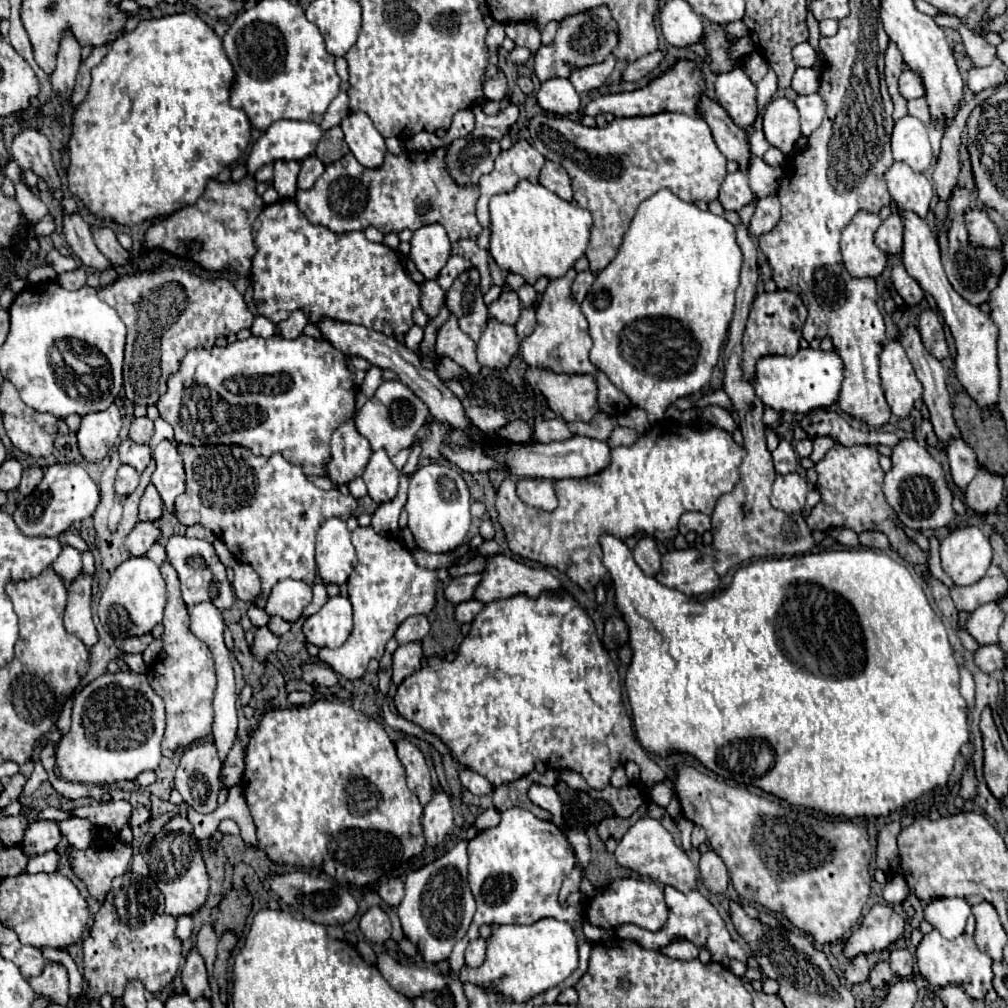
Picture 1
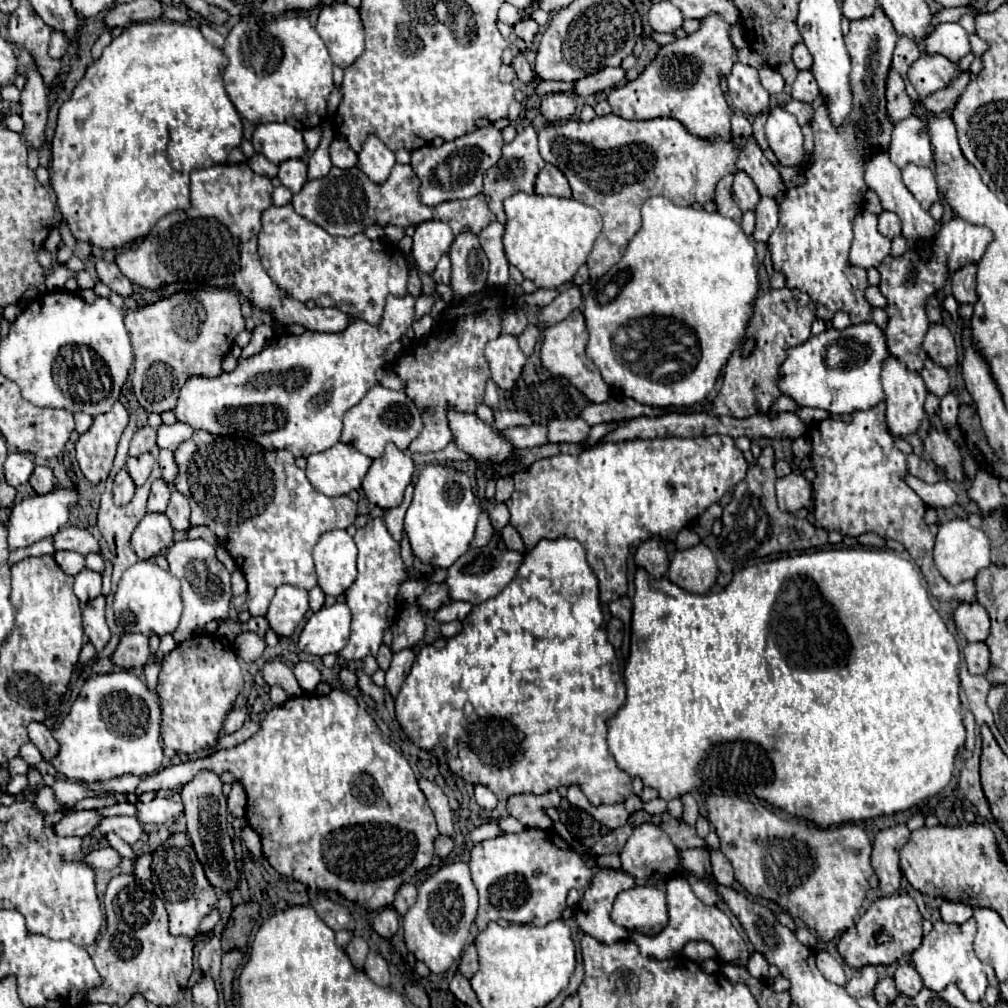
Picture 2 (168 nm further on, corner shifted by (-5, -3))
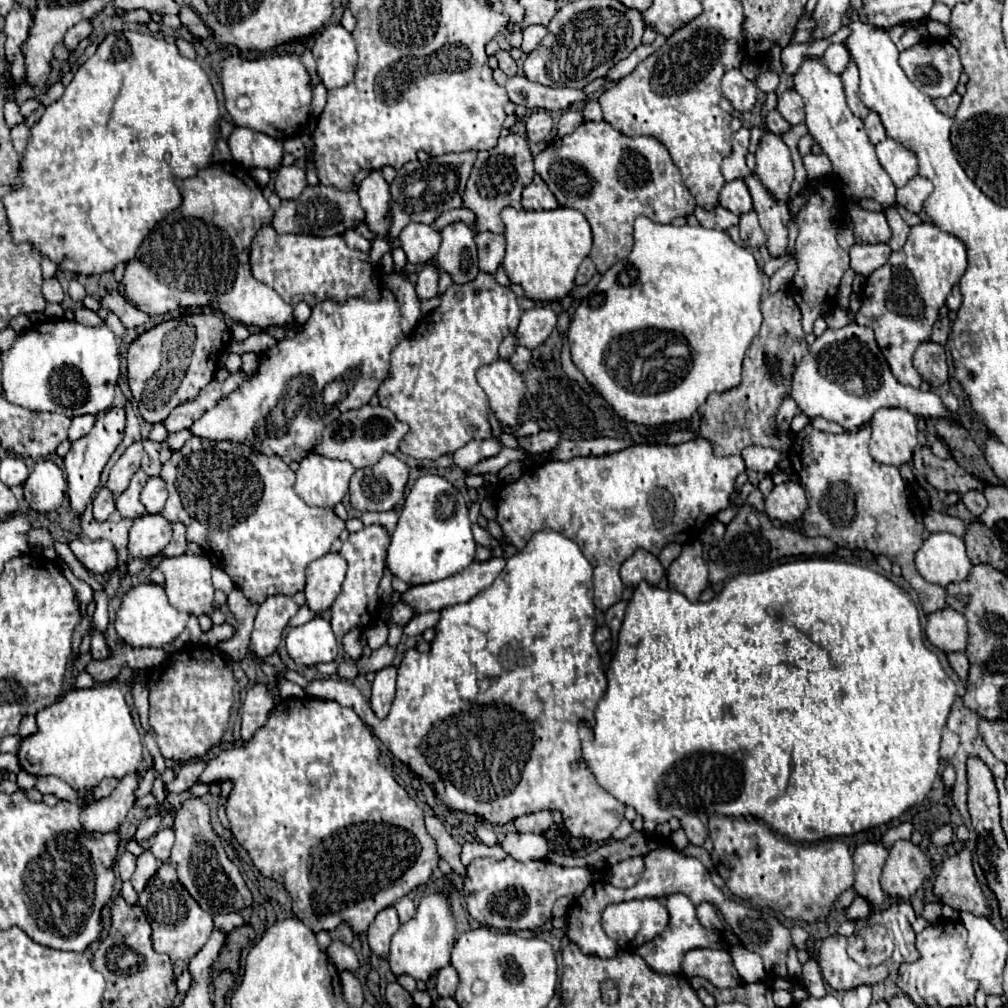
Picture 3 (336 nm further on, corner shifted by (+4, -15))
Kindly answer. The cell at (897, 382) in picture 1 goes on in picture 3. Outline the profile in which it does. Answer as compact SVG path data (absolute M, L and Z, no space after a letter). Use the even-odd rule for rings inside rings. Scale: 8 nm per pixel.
M881 408L873 414L871 418L871 444L869 444L869 454L881 462L881 464L893 464L901 466L903 462L909 462L913 456L913 450L917 446L917 418L903 410L903 408Z

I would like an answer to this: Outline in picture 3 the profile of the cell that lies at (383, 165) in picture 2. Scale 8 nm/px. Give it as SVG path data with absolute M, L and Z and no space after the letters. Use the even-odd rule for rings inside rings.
M371 170L369 176L359 184L357 194L361 198L361 208L367 212L367 226L377 236L387 236L387 230L391 226L389 184L385 182L381 170Z

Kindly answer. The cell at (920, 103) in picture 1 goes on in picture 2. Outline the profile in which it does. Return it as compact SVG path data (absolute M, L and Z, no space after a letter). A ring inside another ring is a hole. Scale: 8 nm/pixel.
M968 72L960 74L948 88L930 94L930 96L922 102L922 106L924 106L930 114L940 114L940 112L944 112L944 110L948 110L948 108L954 108L954 104L958 102L958 98L962 96L962 92L966 90L966 86L968 86L968 82L970 82L968 76L970 76Z

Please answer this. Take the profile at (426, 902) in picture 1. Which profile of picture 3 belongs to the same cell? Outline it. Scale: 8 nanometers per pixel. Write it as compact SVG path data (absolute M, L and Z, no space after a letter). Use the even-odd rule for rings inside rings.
M433 892L423 896L423 900L417 906L417 914L399 926L391 940L391 952L389 952L389 966L395 976L409 974L415 980L427 982L433 974L437 974L441 968L451 964L451 948L455 944L455 930L457 922L451 912L451 900L445 892Z

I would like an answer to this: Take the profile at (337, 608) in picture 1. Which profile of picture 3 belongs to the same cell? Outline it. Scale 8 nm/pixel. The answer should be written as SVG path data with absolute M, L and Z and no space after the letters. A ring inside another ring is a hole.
M317 616L303 626L291 628L285 642L289 656L295 660L295 664L301 666L333 662L339 652L333 628L323 616Z

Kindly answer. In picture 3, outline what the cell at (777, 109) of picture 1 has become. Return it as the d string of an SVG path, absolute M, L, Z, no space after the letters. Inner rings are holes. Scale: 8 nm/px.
M765 132L755 152L755 172L763 186L777 198L787 202L787 194L793 182L793 158L789 146L779 134Z

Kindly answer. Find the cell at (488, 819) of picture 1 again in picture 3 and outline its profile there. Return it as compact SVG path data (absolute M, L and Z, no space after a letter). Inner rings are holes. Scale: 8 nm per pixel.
M509 832L501 840L503 850L513 856L515 860L543 860L549 852L549 844L545 836L535 836L535 834L519 834L519 832Z

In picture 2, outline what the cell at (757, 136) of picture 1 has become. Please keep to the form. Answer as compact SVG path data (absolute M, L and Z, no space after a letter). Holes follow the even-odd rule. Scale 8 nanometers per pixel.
M762 112L762 114L754 116L754 120L752 120L754 138L756 138L756 142L758 142L758 146L760 146L762 150L768 148L768 142L766 142L766 136L764 136L764 124L766 124L766 118L768 118L768 112Z

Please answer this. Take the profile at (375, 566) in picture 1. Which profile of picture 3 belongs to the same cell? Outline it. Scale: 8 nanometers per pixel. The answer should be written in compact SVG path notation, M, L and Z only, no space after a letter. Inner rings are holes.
M365 526L361 532L349 534L349 538L343 542L339 554L347 560L349 570L347 570L347 578L343 582L341 594L335 598L331 606L331 626L339 642L343 642L347 632L355 628L367 628L371 624L371 616L377 614L379 610L377 586L383 576L387 548L389 548L389 536L381 526Z

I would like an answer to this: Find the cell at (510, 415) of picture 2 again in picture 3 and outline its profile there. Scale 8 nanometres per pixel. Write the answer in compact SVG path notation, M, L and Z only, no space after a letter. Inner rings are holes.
M523 422L523 424L519 424L511 434L513 434L515 438L527 438L527 436L537 434L537 432L539 432L539 426L537 426L535 422Z

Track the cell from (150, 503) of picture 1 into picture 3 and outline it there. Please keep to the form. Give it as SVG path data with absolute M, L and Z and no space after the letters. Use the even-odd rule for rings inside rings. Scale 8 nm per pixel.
M149 478L149 482L141 492L141 500L147 514L159 514L167 502L165 482L161 478Z

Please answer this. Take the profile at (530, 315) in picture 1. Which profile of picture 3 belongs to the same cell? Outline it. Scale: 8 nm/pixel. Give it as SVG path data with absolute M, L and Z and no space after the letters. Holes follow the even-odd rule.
M517 346L515 354L509 358L511 366L517 370L517 372L525 372L527 370L527 364L531 360L531 350L525 348L525 346Z

